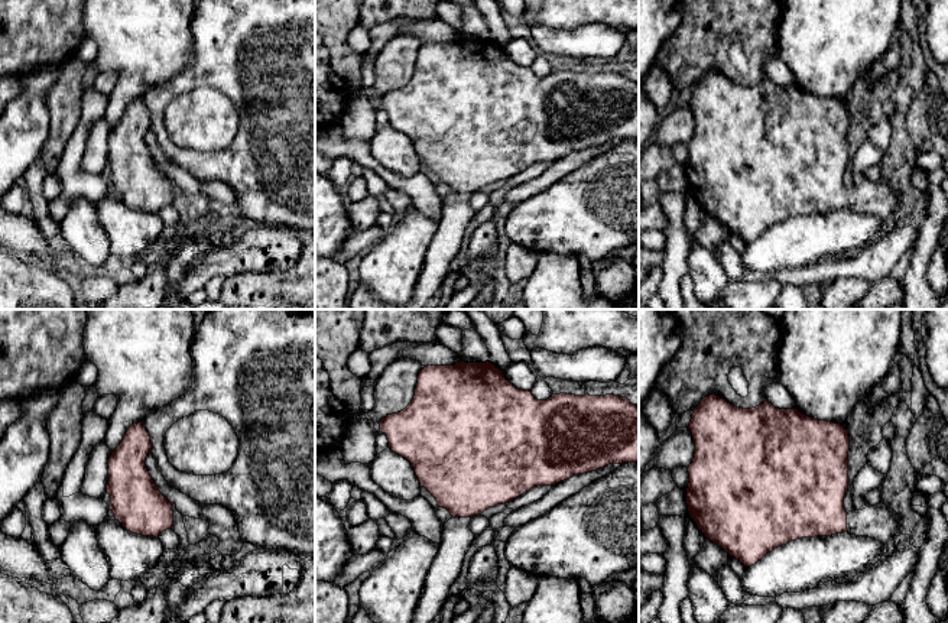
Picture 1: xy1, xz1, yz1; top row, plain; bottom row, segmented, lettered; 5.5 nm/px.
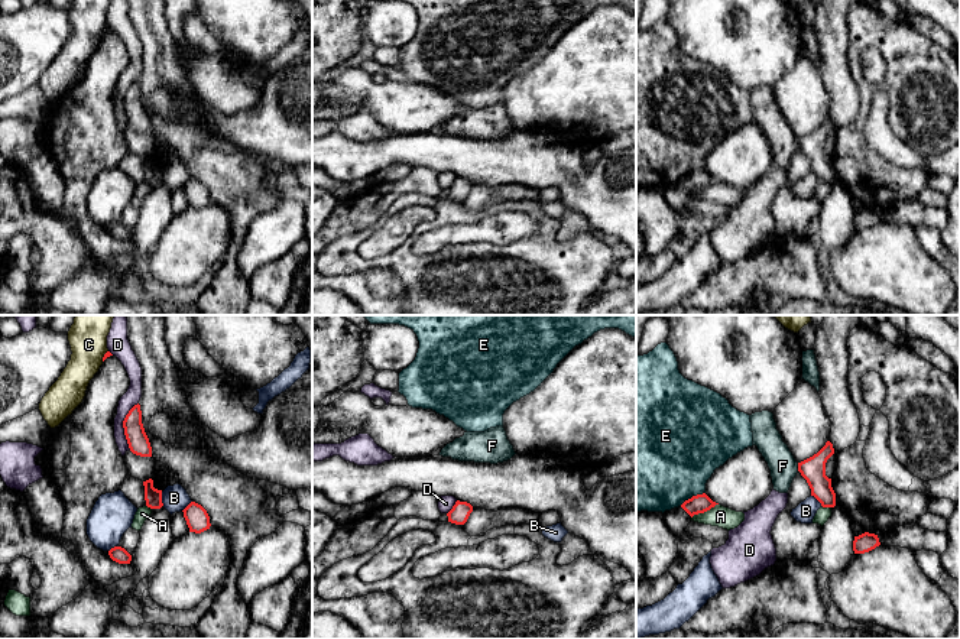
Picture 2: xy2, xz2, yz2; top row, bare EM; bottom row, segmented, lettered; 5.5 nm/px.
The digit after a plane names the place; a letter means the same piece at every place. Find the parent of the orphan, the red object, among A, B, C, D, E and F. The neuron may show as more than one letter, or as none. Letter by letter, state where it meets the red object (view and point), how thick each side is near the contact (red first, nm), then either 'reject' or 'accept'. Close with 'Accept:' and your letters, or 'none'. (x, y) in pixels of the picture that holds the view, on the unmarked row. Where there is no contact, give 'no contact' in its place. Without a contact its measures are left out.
A: yz2 (704, 187) | 110/120 nm | reject
B: xy2 (161, 175) | 100/140 nm | reject
C: xy2 (104, 32) | 30/200 nm | reject
D: xy2 (123, 101) | 120/90 nm | reject
E: yz2 (693, 172) | 110/500 nm | reject
F: yz2 (798, 143) | 140/150 nm | reject
Accept: none

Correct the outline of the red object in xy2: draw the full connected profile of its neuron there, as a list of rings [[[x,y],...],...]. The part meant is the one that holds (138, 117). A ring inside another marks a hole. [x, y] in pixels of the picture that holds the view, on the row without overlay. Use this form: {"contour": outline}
{"contour": [[[139,80],[126,91],[123,104],[130,127],[140,133],[152,133],[152,123],[142,100],[142,87]]]}

